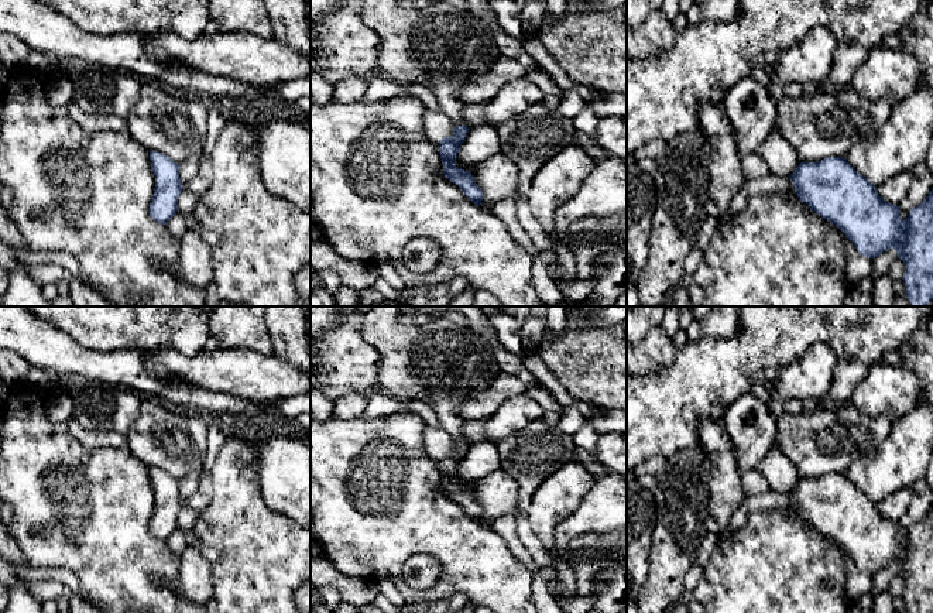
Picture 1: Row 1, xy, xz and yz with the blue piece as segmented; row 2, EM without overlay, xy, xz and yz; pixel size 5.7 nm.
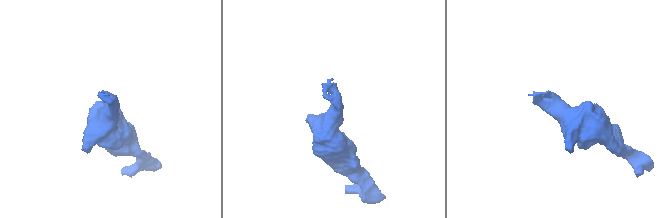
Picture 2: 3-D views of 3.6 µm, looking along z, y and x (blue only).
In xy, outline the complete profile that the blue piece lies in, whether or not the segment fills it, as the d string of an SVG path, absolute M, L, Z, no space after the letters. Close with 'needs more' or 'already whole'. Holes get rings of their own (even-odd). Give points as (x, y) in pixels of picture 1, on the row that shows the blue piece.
M150 151L155 189L150 202L150 216L162 225L178 212L178 196L183 189L179 179L179 164L158 151Z; already whole

